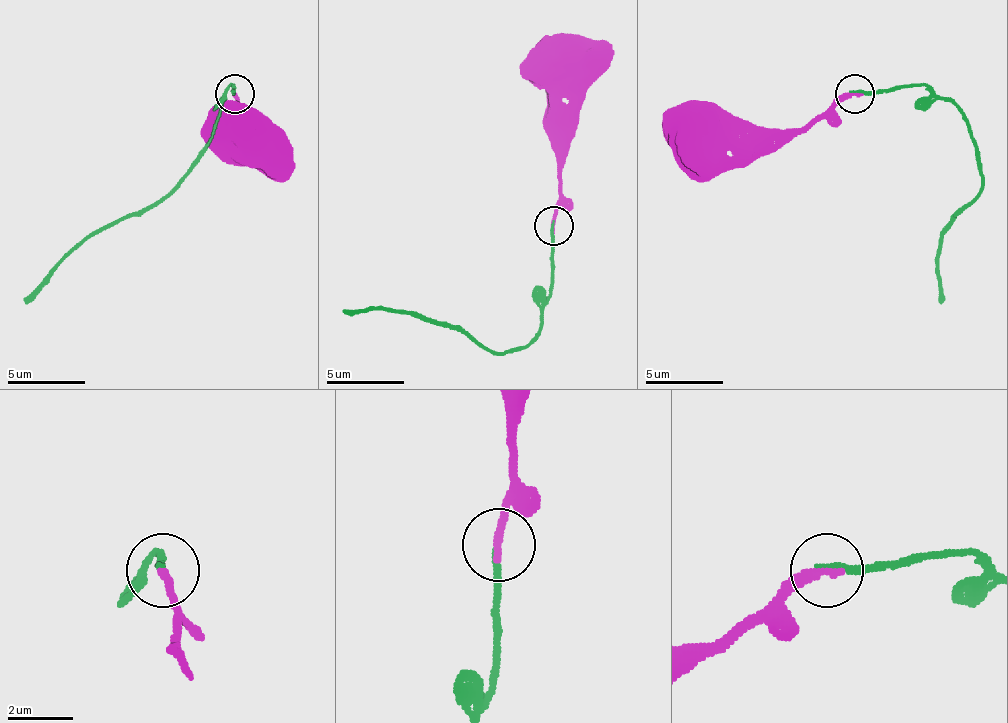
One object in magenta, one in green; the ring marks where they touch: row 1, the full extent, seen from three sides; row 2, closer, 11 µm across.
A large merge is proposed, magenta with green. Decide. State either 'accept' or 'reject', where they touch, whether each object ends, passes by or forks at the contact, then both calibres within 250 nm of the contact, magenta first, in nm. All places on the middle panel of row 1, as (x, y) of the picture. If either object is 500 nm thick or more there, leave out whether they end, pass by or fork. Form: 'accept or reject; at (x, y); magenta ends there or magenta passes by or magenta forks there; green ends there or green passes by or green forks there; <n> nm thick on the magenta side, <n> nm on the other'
accept; at (553, 226); magenta ends there; green ends there; 280 nm thick on the magenta side, 190 nm on the other

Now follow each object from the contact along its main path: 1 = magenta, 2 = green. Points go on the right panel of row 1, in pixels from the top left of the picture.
1: (854, 92), (803, 127), (760, 135), (690, 127)
2: (854, 92), (928, 84), (963, 115), (975, 147), (982, 186), (943, 229), (943, 303)

